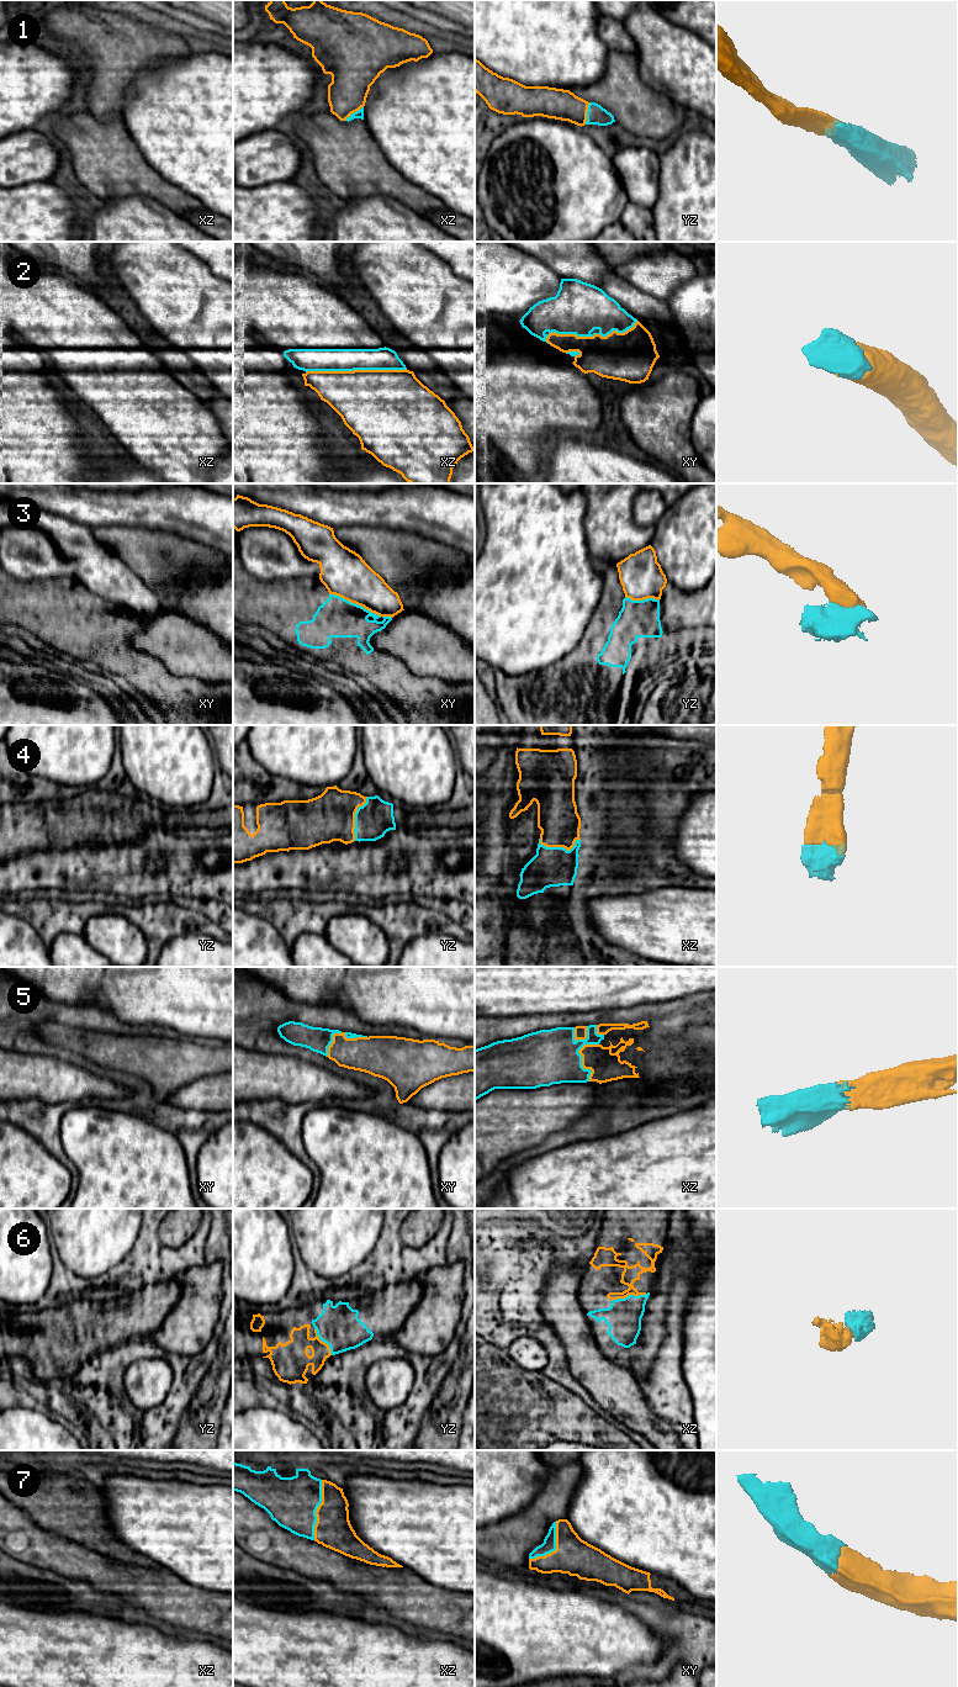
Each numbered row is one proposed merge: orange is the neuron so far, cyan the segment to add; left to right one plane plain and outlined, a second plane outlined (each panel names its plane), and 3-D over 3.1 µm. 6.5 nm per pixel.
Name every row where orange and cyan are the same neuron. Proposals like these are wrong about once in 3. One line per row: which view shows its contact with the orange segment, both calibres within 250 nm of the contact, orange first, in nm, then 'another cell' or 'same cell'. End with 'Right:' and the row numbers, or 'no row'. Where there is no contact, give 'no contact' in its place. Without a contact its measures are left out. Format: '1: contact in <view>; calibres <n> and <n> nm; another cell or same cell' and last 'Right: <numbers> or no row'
1: contact in yz; calibres 200 and 130 nm; same cell
2: contact in xz; calibres 440 and 140 nm; same cell
3: contact in xy; calibres 300 and 260 nm; another cell
4: contact in xz; calibres 260 and 260 nm; same cell
5: contact in xz; calibres 190 and 360 nm; same cell
6: contact in xz; calibres 110 and 220 nm; same cell
7: contact in xz; calibres 240 and 320 nm; same cell
Right: 1, 2, 4, 5, 6, 7

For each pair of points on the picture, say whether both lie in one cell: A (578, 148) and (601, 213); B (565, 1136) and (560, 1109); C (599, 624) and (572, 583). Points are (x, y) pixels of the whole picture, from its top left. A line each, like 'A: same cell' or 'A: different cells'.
A: same cell
B: different cells
C: different cells

